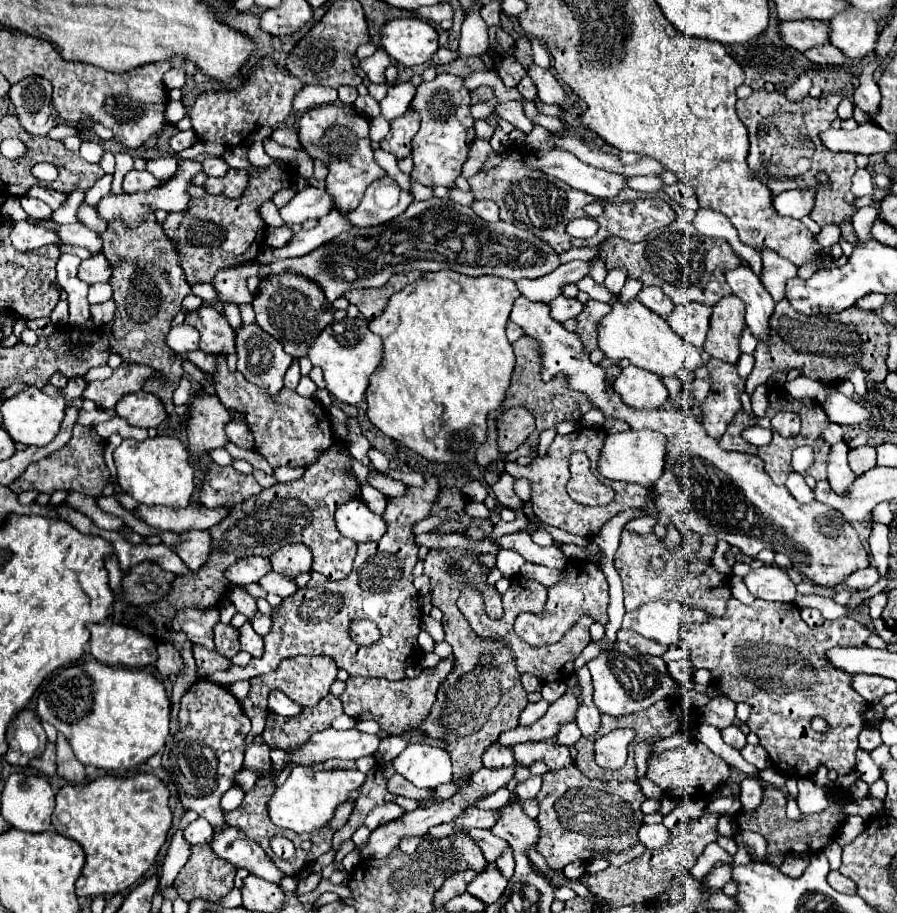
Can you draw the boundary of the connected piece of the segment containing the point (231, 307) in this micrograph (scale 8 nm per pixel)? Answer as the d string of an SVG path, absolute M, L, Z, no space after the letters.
M222 303L222 309L224 309L224 315L228 319L228 323L238 329L240 327L240 311L238 311L238 305L236 303Z

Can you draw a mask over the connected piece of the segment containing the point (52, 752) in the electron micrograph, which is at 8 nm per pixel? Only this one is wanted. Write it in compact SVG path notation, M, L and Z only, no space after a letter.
M48 743L42 757L38 757L36 761L30 761L30 767L34 767L44 777L56 775L56 747L52 743Z

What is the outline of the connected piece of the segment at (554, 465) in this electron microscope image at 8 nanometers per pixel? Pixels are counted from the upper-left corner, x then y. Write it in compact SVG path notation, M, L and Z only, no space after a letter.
M578 427L574 433L570 435L556 435L554 443L548 449L548 455L542 459L532 461L526 467L520 467L516 463L506 463L506 471L510 475L514 475L516 479L526 477L532 483L532 503L534 503L534 513L548 525L554 525L558 529L564 529L568 533L580 535L580 537L594 537L600 527L614 517L616 513L628 509L628 507L644 507L646 503L646 487L638 485L638 483L624 483L624 481L610 481L610 487L616 491L616 497L612 499L612 503L604 505L604 507L588 507L588 505L580 505L574 499L570 499L566 485L570 481L570 455L574 451L586 451L586 455L592 459L592 455L600 455L604 441L606 441L608 433L602 427L596 429L586 429L586 427Z

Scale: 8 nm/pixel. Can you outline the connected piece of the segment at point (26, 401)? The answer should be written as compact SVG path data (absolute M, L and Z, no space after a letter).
M30 387L10 399L4 399L4 405L2 405L4 429L16 443L46 447L48 443L54 441L54 437L60 431L60 425L64 421L64 409L66 409L66 401L62 397L48 397L40 389Z

